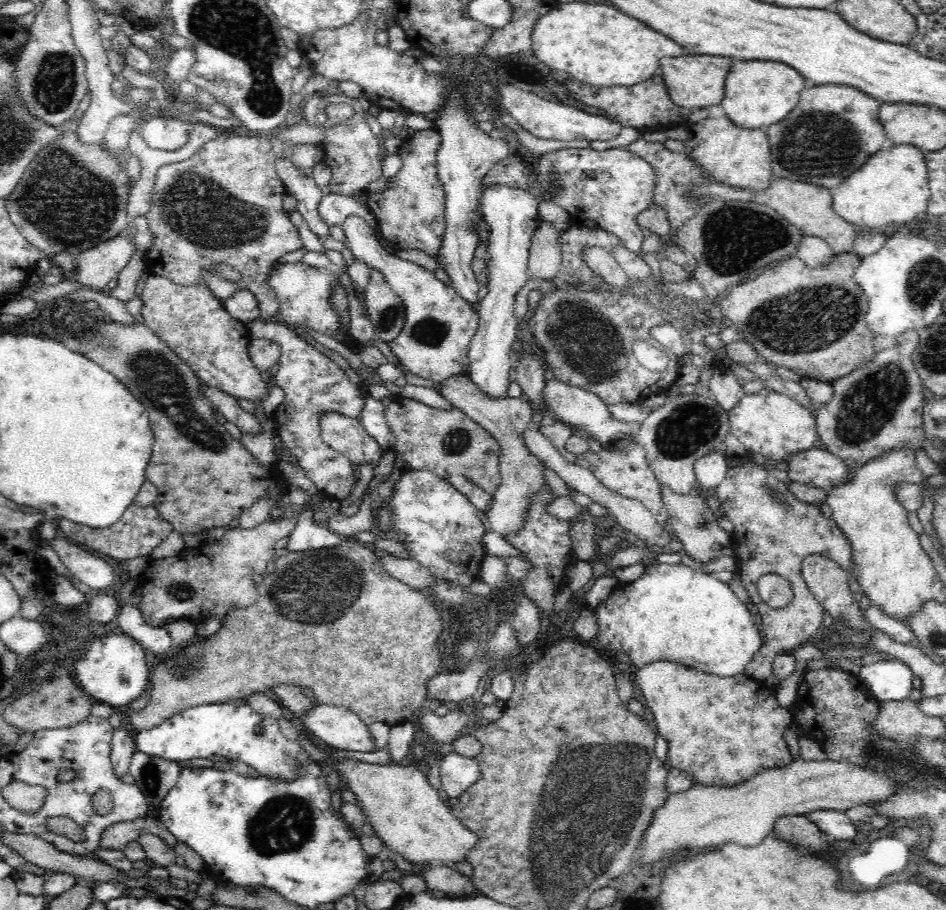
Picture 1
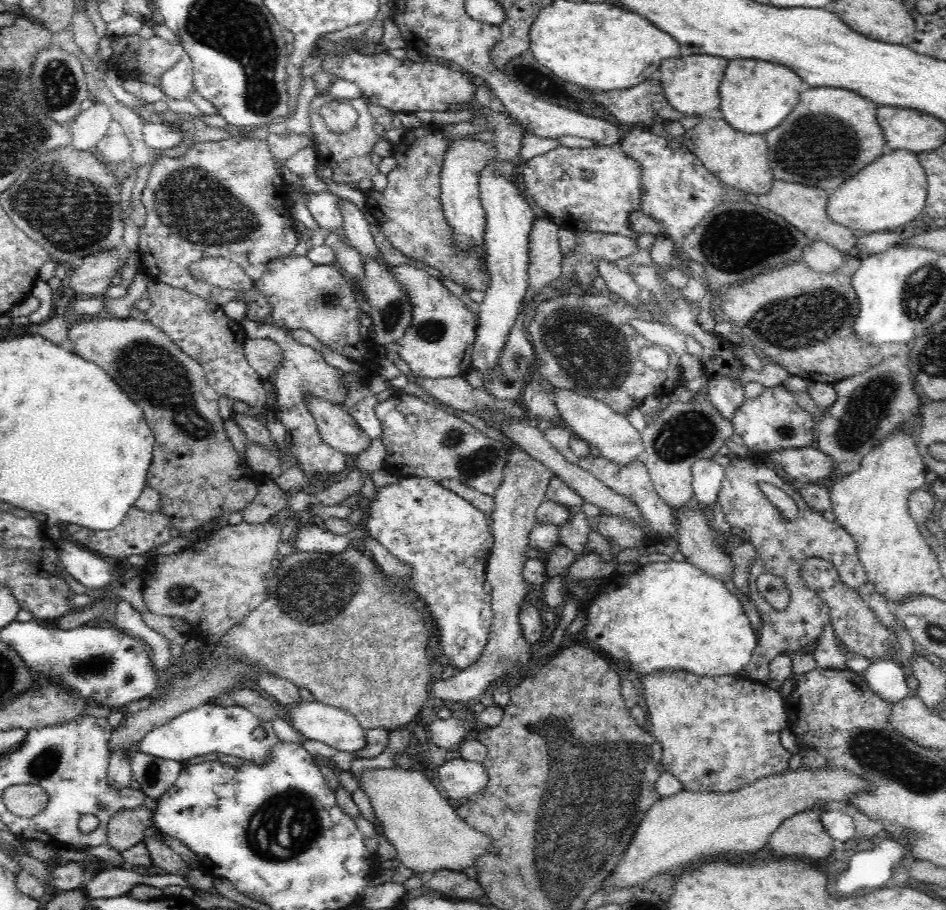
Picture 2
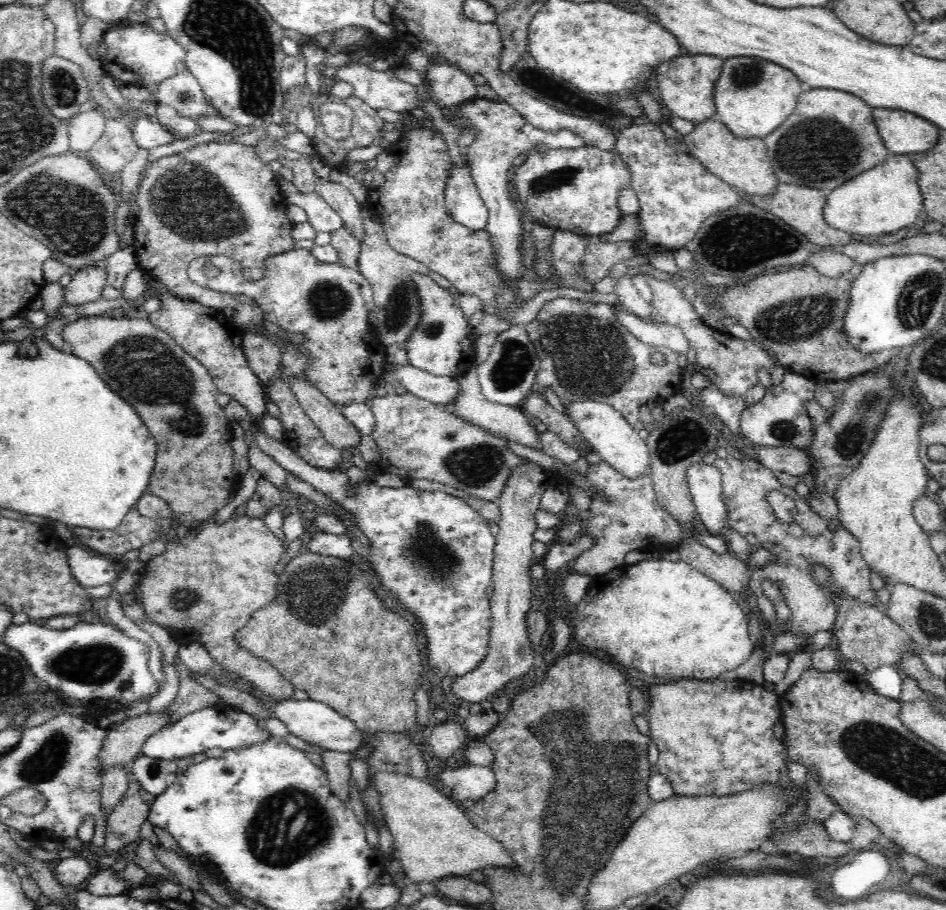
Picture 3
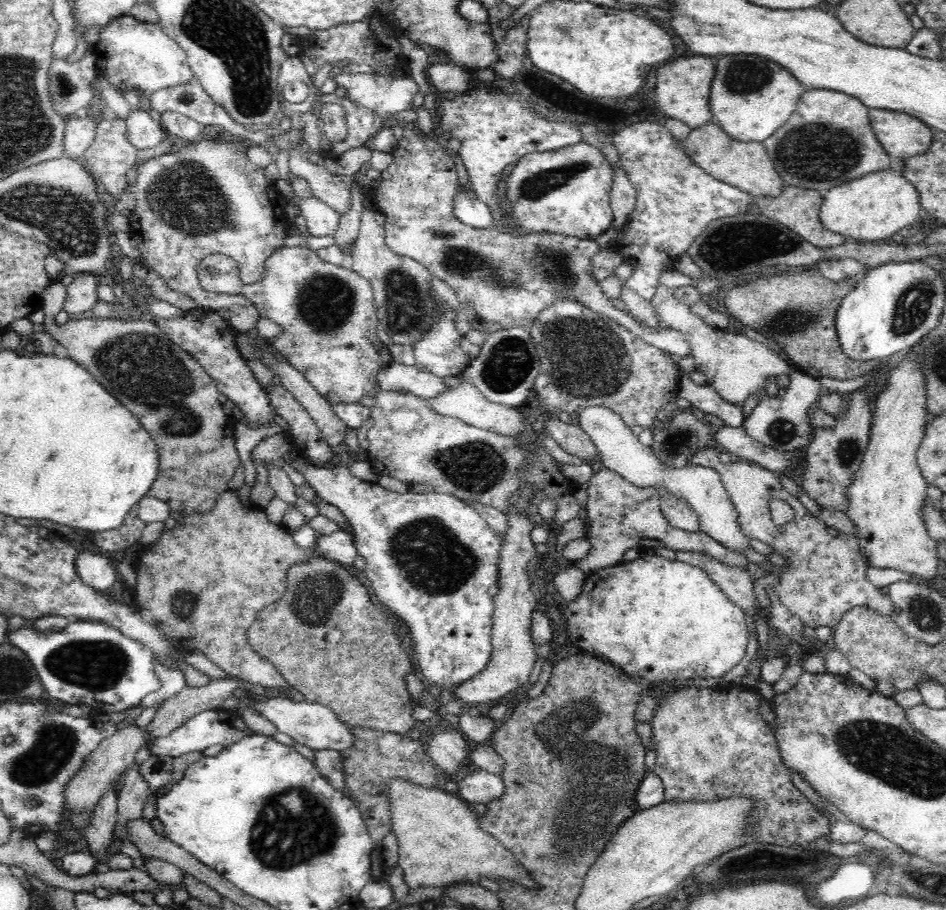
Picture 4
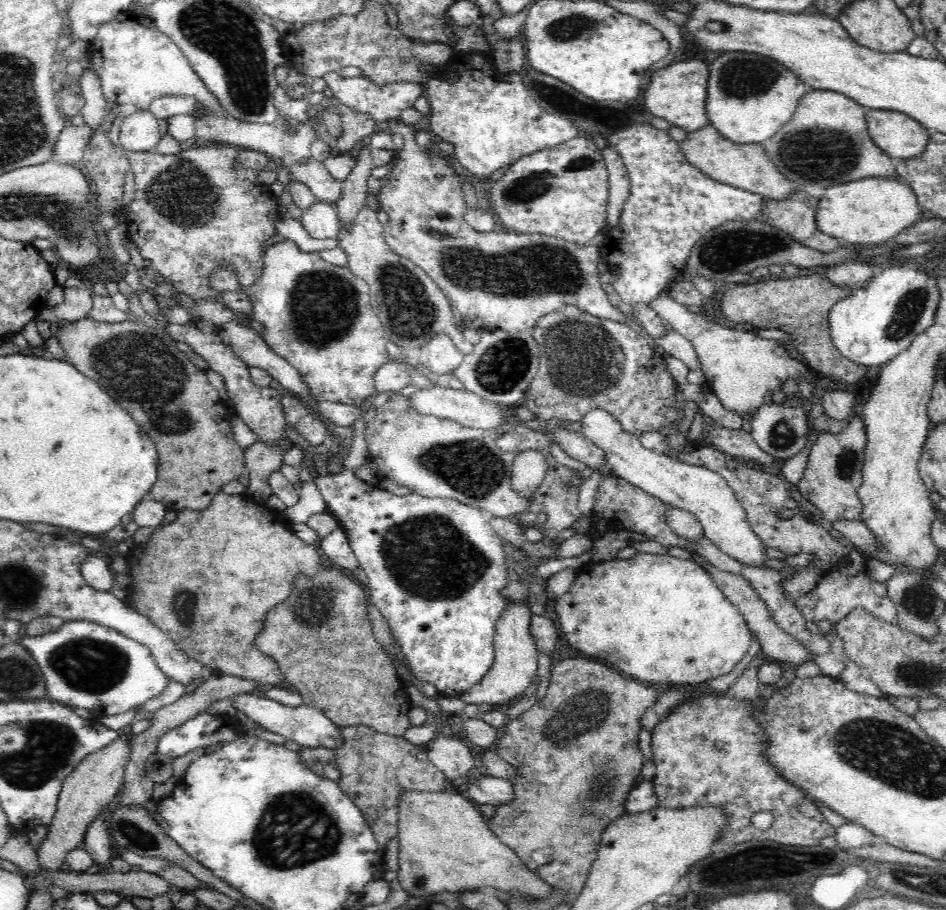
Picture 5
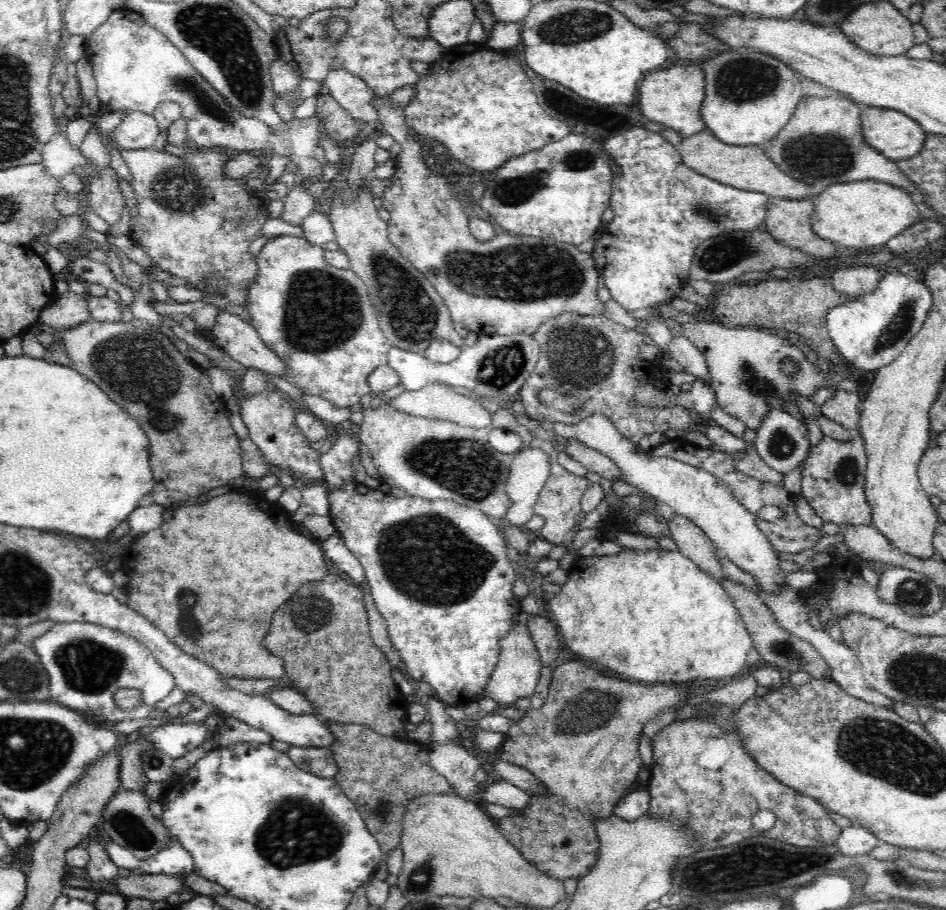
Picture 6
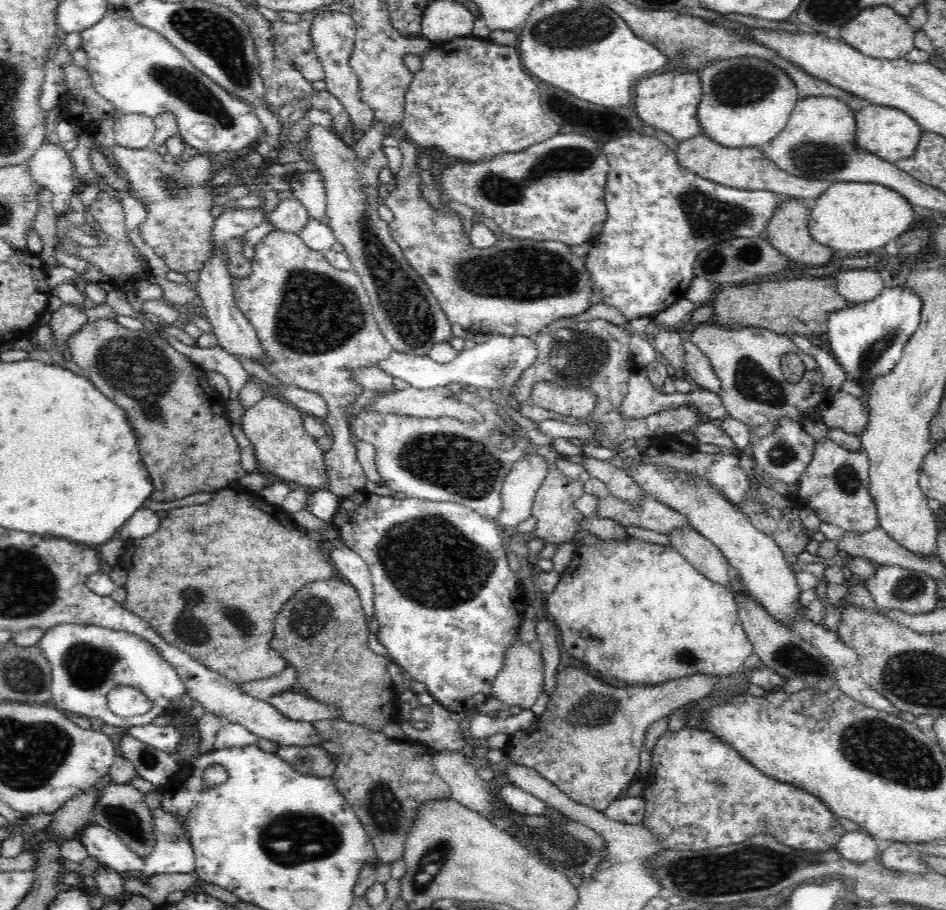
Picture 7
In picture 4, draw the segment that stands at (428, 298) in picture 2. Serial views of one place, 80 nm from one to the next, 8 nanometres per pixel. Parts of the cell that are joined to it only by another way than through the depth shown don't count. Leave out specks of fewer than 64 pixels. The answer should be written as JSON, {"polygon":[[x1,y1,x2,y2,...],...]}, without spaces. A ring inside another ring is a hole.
{"polygon":[[433,289,432,297,436,299,437,318,432,330,428,330,424,338,413,346,416,365,439,377,461,375,472,356,467,356,461,349,459,340,464,335,460,335,456,329,456,313]]}

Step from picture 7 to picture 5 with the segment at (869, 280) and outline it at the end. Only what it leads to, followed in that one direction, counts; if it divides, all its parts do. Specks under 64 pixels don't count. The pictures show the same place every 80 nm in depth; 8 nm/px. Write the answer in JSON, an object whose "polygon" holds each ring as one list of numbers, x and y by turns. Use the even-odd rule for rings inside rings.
{"polygon":[[848,260,846,263,828,266,821,270,830,282,838,288,848,288,851,291,868,286,868,282,874,276,872,265,856,260]]}

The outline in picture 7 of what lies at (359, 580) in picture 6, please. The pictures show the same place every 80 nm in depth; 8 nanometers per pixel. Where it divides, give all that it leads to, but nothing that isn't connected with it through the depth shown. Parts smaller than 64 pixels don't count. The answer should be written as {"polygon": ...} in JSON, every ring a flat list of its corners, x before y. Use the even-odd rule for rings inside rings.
{"polygon":[[340,537,331,543,330,549,332,552,329,557,332,558,336,570,356,589,357,594,360,596,365,620,369,623,372,616,375,615,375,589,368,566,356,552,344,545]]}

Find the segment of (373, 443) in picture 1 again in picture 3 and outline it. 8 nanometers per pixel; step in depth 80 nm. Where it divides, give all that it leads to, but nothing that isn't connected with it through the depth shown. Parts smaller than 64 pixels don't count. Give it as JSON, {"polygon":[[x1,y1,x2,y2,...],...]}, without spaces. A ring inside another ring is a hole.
{"polygon":[[292,377,289,387,305,413,334,448,348,450,359,445,361,432,312,383,302,377]]}

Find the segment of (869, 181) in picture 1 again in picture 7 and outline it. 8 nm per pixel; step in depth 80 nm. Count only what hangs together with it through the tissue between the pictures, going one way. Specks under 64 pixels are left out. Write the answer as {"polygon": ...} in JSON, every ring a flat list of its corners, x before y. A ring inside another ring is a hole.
{"polygon":[[862,182,834,183,829,190,816,199,816,205,811,208,808,226,812,238,824,246,829,246,835,254,840,250,844,252,863,250,875,253,881,252,885,244,893,238,898,238,900,234,910,230,914,226,916,217,906,197,883,185]]}

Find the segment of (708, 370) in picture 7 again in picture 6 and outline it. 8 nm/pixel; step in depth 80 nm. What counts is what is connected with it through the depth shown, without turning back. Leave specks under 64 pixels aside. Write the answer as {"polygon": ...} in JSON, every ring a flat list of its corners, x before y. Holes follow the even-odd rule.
{"polygon":[[684,335,674,337,668,346,667,354,676,359,685,372,710,385,710,371,704,353]]}

